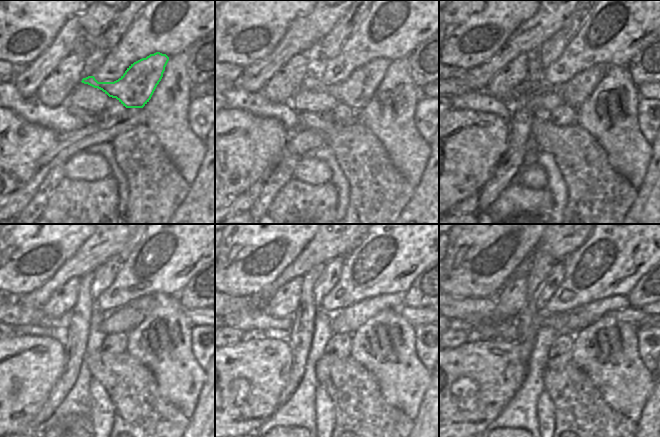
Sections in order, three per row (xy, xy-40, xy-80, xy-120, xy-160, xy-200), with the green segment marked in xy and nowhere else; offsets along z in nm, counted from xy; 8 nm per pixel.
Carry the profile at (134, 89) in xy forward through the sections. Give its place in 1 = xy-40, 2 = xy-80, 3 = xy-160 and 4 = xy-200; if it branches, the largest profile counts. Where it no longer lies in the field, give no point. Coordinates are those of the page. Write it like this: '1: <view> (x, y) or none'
1: xy-40 (357, 91)
2: xy-80 (574, 92)
3: xy-160 (249, 319)
4: xy-200 (466, 326)

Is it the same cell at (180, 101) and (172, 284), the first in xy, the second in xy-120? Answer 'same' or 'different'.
different

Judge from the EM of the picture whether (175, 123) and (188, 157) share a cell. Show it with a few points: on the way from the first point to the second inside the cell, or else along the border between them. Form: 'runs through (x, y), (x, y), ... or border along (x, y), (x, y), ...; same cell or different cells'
runs through (175, 131), (178, 141), (184, 149); same cell

